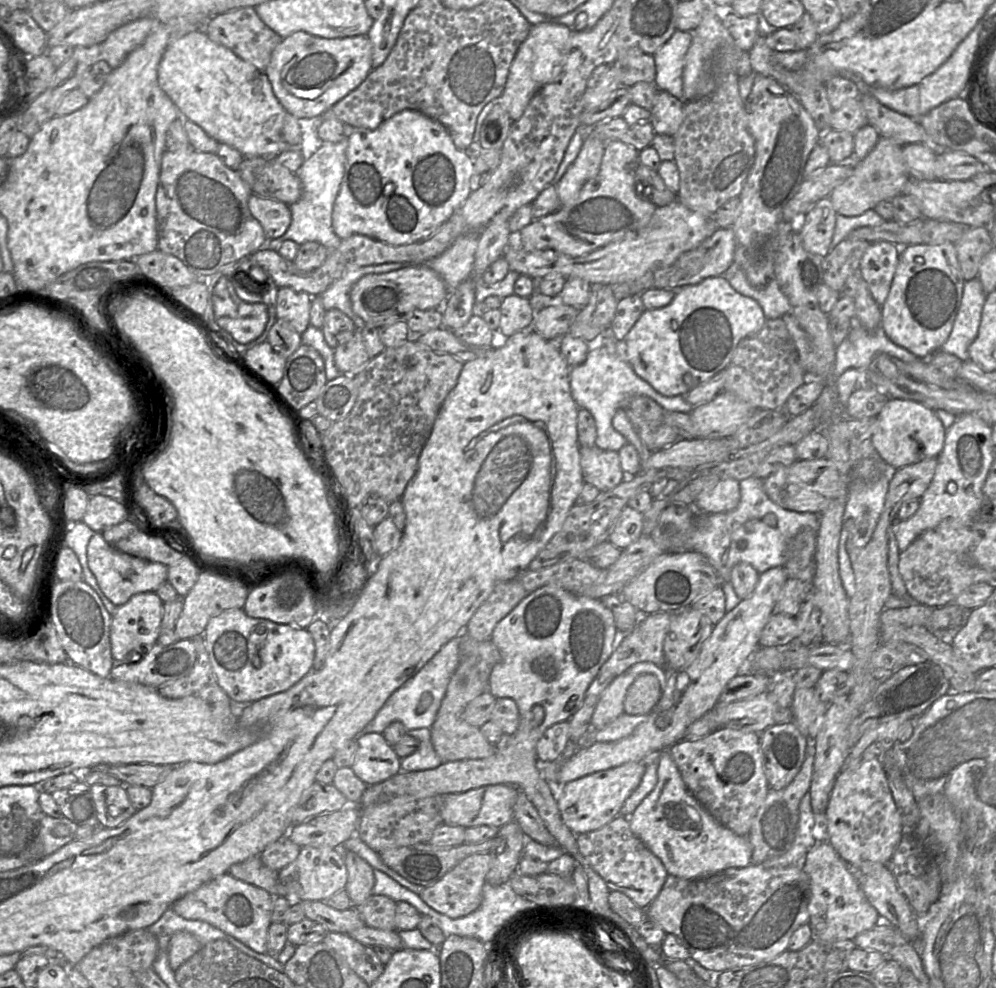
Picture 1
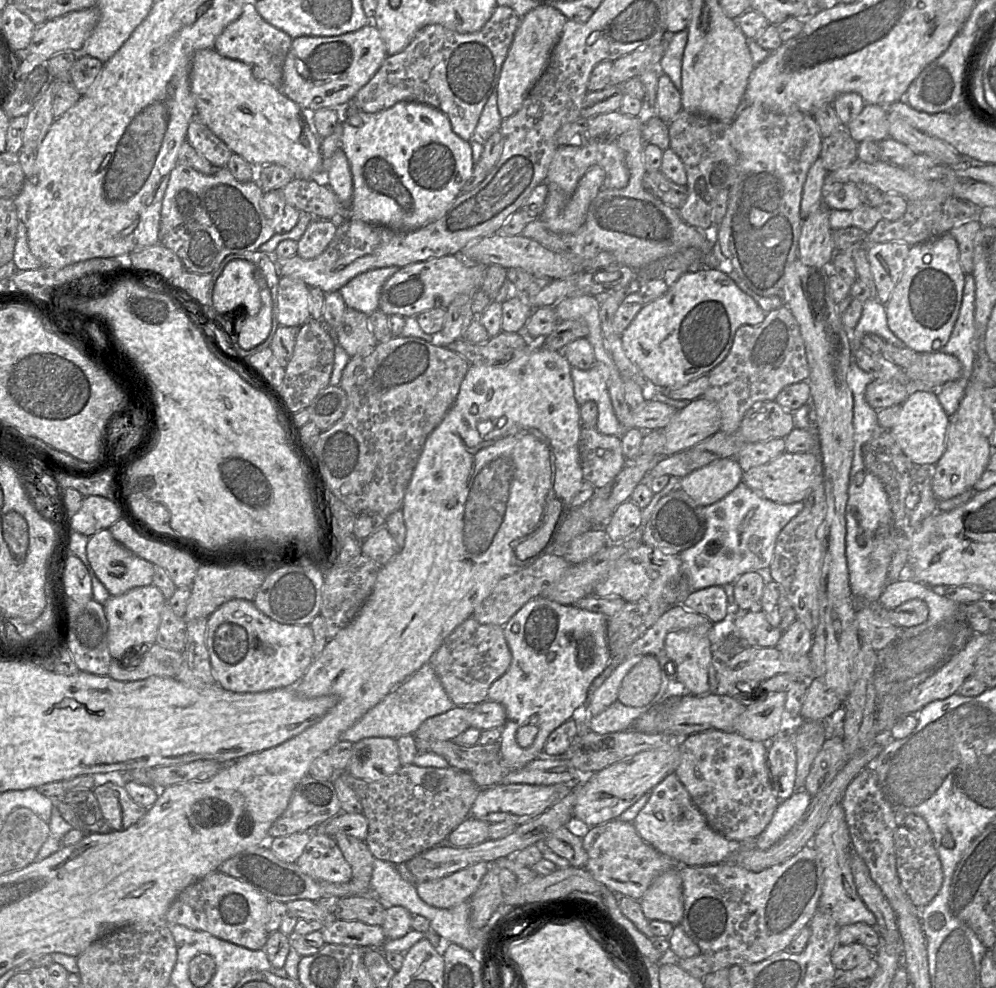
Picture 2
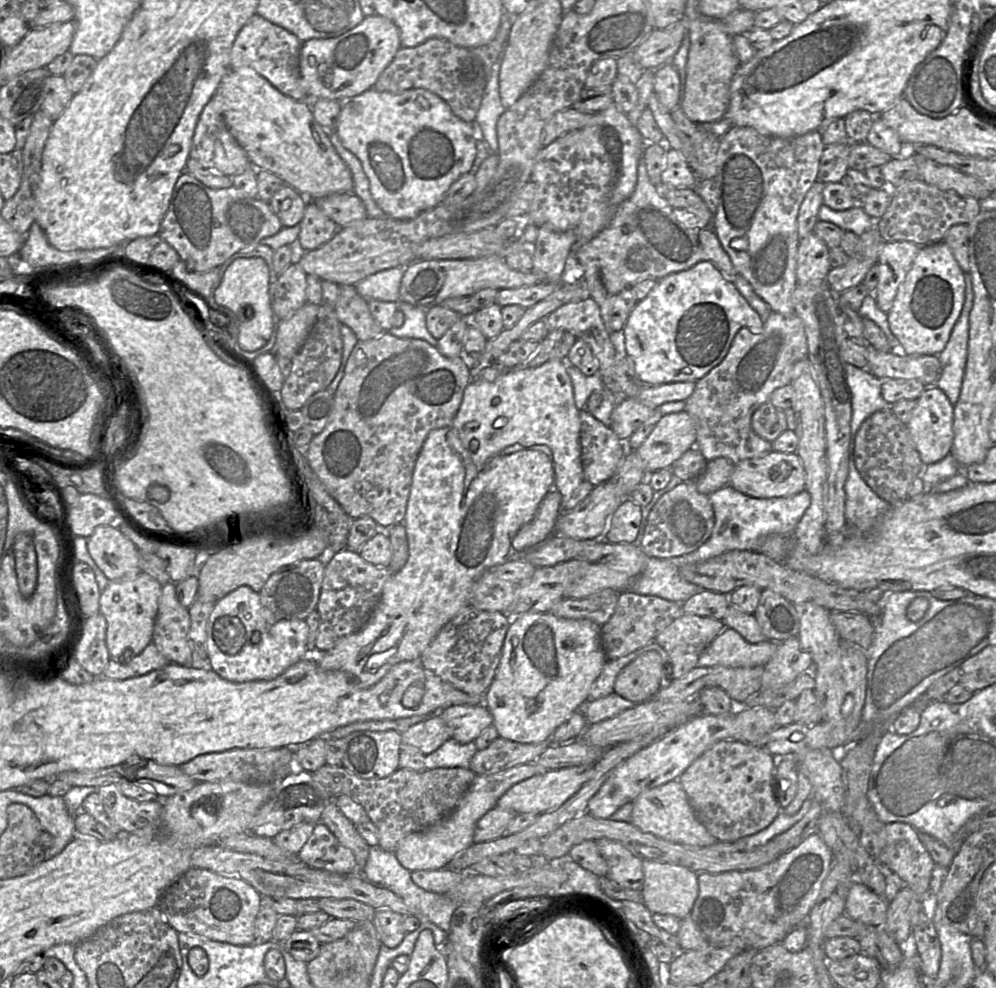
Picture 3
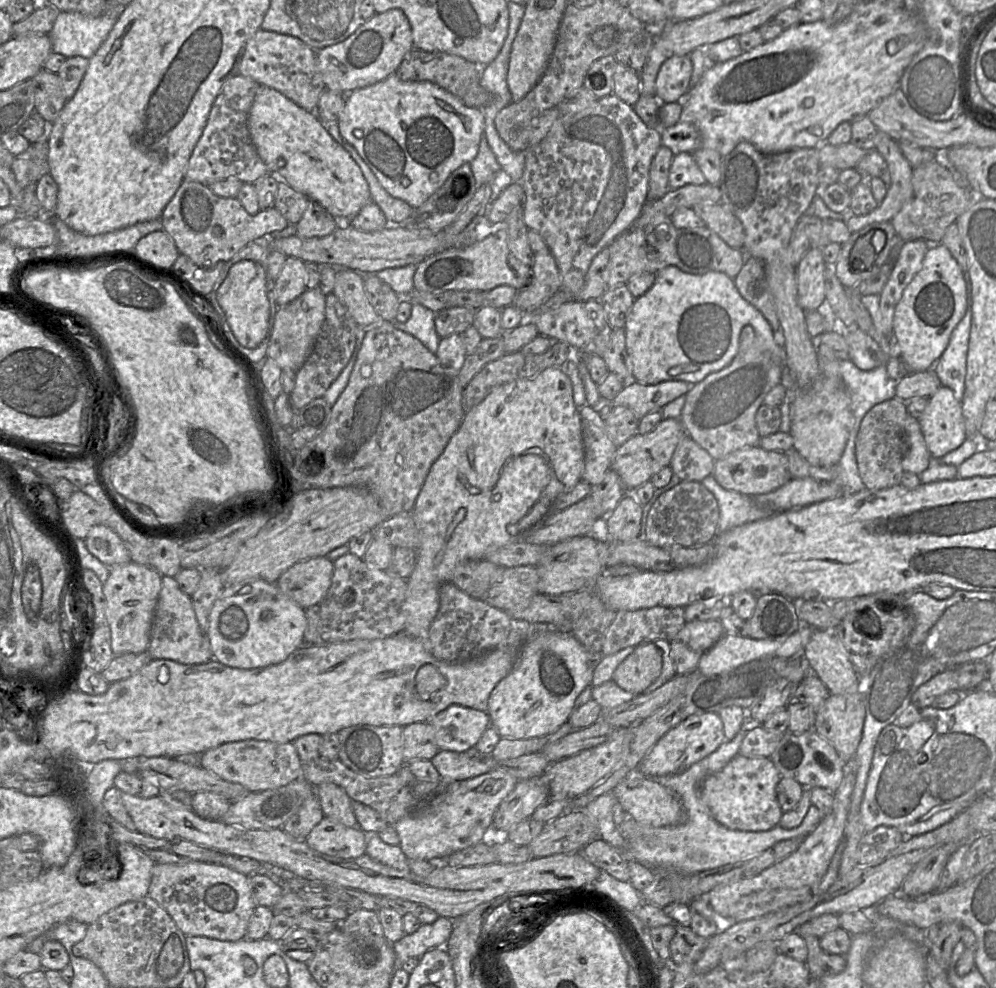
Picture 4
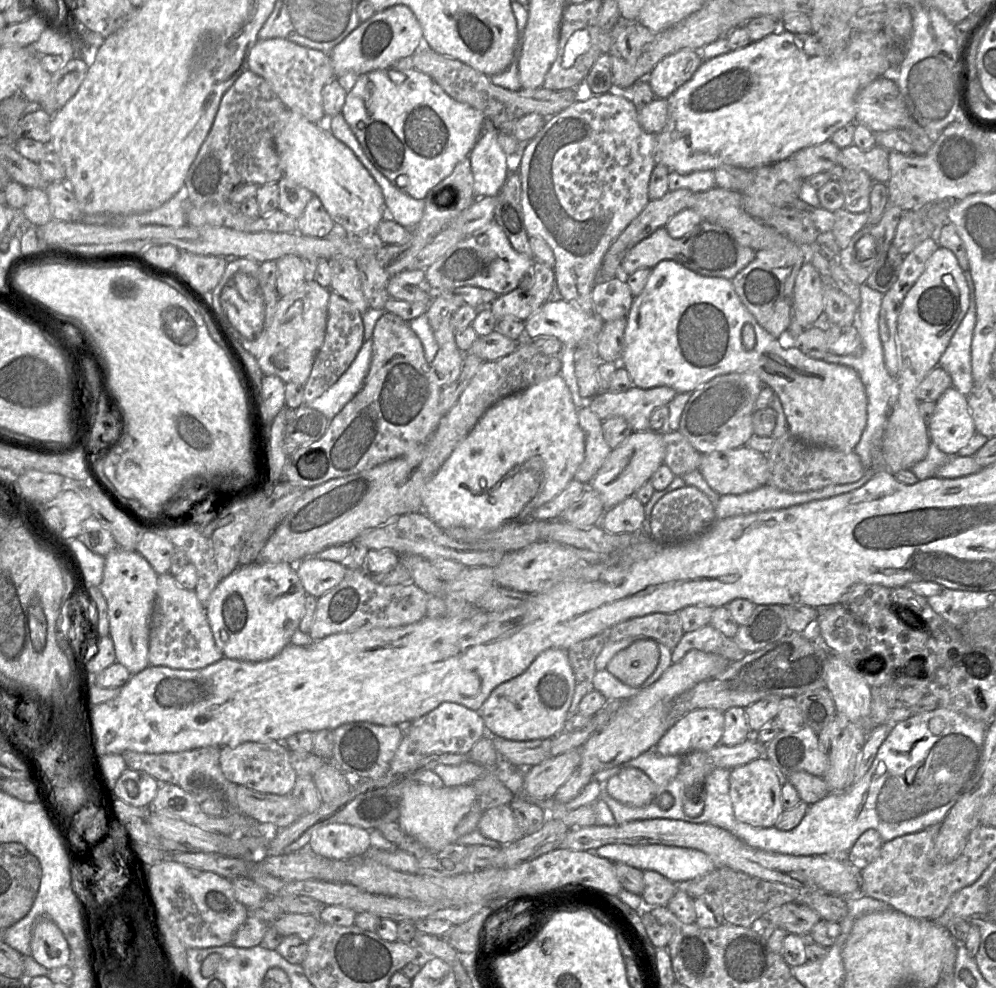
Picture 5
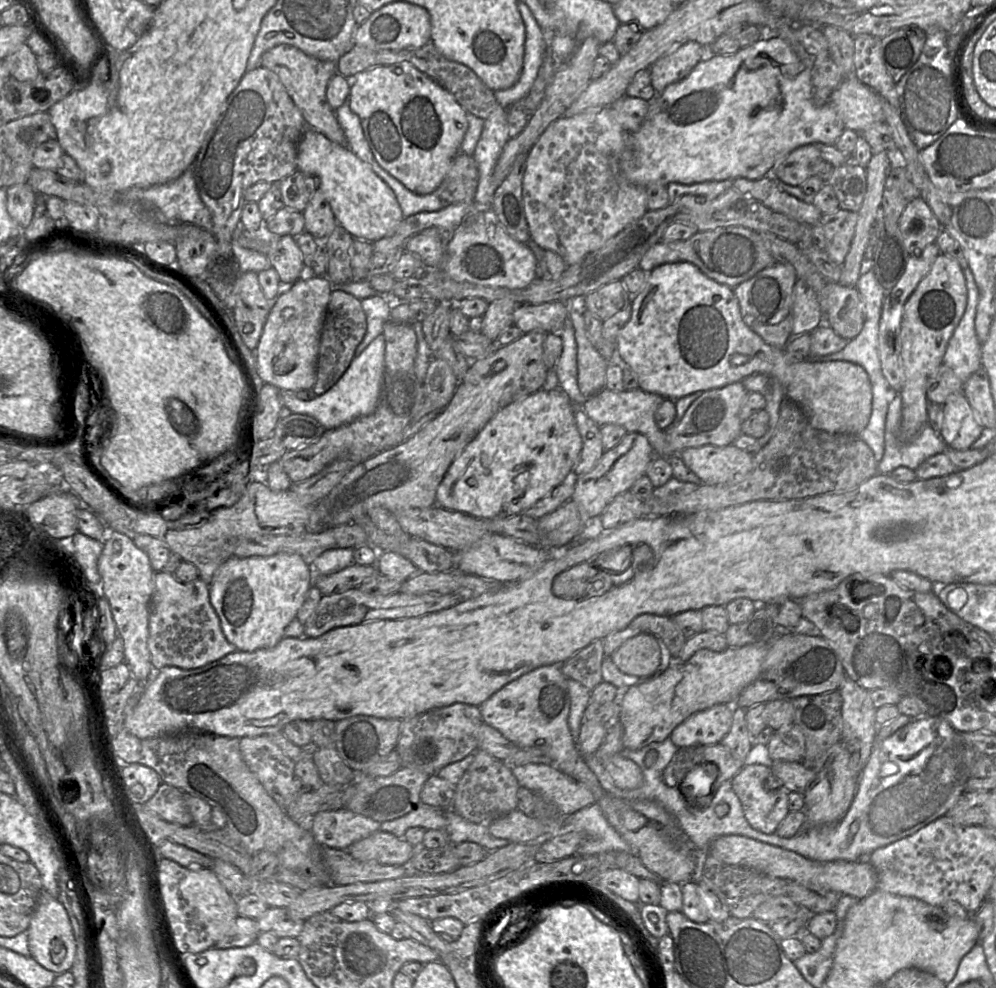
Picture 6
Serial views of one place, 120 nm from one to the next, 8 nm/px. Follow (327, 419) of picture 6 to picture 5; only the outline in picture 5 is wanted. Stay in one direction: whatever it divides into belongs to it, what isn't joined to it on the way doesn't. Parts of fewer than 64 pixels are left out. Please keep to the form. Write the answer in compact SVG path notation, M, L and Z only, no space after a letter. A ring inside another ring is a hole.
M364 335L364 343L349 368L321 396L317 397L310 403L303 403L303 405L307 405L320 411L329 420L333 419L342 410L342 408L361 390L365 377L369 371L372 358L372 347L371 338L367 340L366 335Z

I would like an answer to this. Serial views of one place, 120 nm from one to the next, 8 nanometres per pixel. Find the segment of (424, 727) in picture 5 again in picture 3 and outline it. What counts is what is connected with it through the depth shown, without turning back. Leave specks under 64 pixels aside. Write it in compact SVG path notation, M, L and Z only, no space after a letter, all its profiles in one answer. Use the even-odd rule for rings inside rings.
M452 705L439 711L439 715L452 731L452 738L461 744L475 739L489 726L493 717L489 709L479 705Z

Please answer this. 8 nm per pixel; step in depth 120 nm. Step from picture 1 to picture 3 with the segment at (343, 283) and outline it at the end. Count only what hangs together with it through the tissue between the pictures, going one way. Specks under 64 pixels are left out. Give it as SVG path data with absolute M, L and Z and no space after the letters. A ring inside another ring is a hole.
M398 266L372 274L355 284L356 290L368 301L381 300L398 303L405 268Z

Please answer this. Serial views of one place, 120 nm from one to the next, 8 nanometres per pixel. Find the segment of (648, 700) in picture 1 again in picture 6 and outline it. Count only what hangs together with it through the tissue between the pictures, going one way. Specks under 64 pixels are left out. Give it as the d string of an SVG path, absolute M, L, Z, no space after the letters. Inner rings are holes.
M640 632L626 640L609 657L621 673L647 681L660 663L658 639L652 634Z

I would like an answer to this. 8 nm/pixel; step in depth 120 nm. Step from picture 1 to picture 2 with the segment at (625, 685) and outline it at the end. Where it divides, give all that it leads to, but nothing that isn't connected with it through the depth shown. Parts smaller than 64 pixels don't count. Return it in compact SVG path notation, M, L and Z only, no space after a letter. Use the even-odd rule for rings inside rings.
M635 655L621 661L600 687L591 694L586 704L590 717L600 714L611 704L618 701L618 692L623 678L643 657Z

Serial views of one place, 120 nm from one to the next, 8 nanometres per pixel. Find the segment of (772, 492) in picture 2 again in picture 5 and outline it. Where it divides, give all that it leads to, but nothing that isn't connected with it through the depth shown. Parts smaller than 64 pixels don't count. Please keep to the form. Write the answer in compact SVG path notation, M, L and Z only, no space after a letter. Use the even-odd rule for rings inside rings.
M746 445L702 454L698 470L708 485L720 496L749 492L766 485L769 480L769 465L766 454Z

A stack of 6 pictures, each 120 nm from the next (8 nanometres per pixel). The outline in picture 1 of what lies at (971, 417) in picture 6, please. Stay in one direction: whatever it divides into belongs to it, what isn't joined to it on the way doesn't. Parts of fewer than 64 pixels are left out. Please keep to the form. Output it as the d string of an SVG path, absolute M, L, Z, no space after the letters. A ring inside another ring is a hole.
M889 399L875 417L870 440L879 457L892 469L937 458L944 445L946 429L934 410L913 400Z

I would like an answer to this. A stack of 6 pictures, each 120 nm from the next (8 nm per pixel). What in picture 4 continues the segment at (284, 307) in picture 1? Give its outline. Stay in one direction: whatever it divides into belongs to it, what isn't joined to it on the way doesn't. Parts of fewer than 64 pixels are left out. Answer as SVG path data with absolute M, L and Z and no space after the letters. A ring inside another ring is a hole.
M287 257L274 281L274 301L278 308L287 305L306 291L306 263Z

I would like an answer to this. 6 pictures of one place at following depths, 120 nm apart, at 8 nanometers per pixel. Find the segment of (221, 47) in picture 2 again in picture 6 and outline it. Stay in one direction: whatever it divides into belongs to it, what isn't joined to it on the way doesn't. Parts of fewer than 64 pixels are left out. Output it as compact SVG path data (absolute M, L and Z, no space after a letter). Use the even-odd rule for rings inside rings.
M277 45L266 51L261 66L277 74L295 105L301 111L308 128L325 135L331 141L346 146L345 134L326 98L329 80L337 73L337 62L320 60L291 45Z

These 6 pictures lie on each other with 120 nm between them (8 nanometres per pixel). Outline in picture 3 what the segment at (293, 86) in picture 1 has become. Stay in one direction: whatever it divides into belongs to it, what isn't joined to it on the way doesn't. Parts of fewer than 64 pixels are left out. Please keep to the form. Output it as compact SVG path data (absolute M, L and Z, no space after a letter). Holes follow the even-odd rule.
M377 14L365 17L356 27L338 37L303 42L300 73L308 99L339 101L372 89L400 48L398 27L390 19Z

